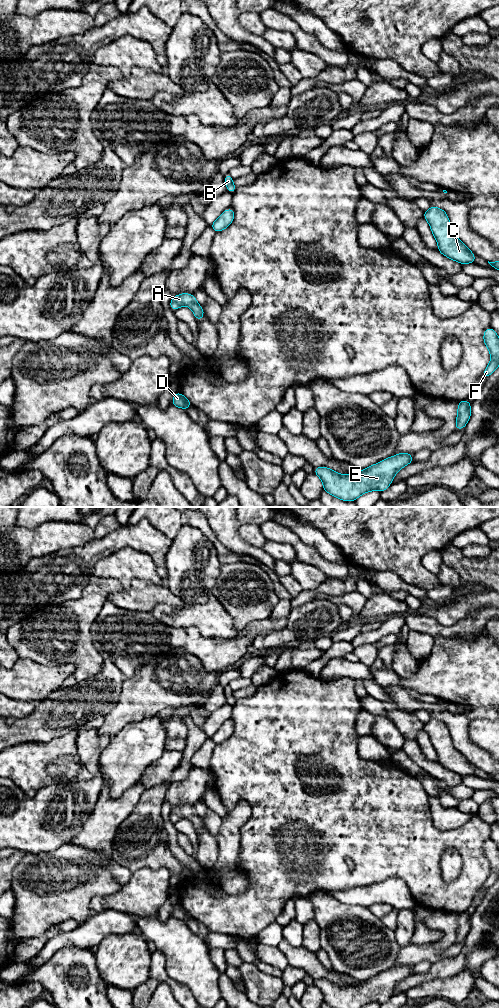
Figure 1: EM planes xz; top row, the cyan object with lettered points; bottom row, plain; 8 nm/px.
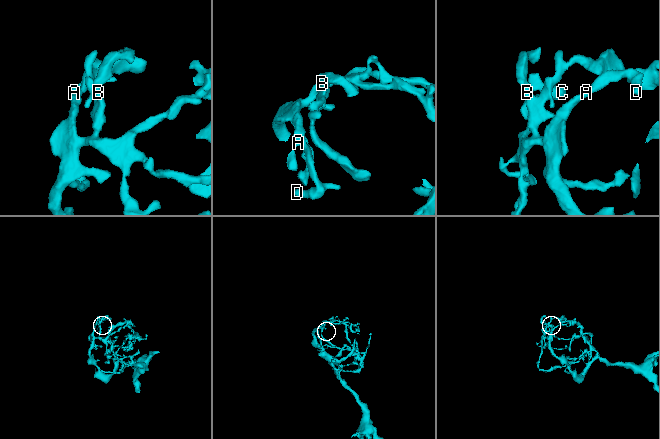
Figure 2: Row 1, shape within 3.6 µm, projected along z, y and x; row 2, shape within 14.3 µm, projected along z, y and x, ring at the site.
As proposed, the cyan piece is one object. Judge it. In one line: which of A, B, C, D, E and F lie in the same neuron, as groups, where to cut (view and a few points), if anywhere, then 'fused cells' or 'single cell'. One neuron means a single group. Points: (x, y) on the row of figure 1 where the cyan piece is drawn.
groups A B C D E F; cut none; single cell

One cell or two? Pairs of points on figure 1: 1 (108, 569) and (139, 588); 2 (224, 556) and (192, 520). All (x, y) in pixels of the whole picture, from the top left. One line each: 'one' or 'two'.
1: two
2: one

